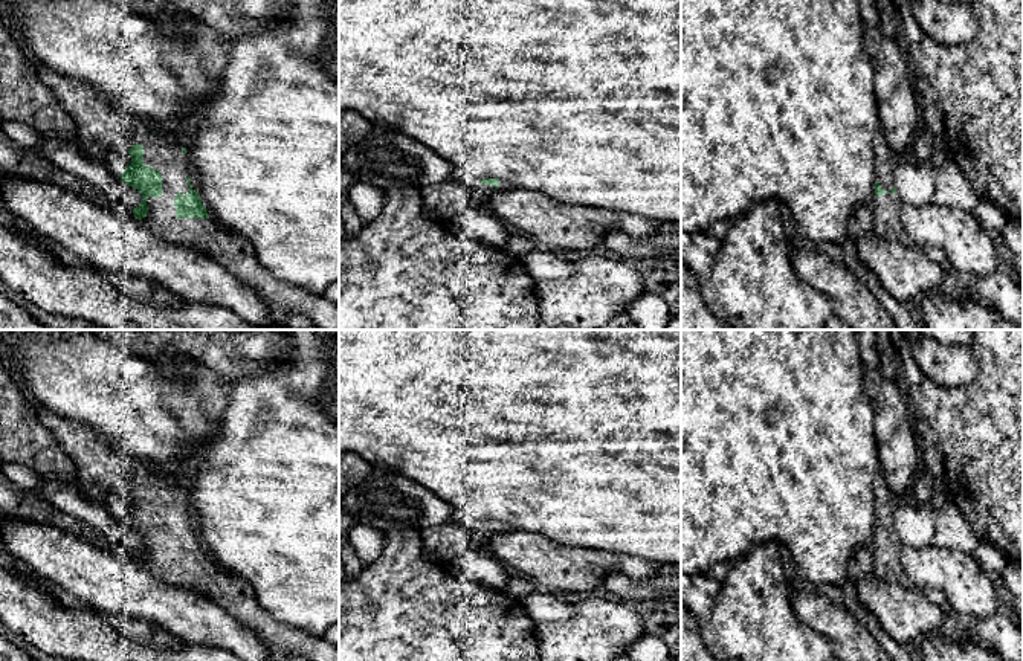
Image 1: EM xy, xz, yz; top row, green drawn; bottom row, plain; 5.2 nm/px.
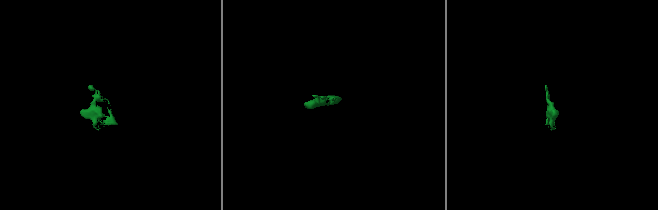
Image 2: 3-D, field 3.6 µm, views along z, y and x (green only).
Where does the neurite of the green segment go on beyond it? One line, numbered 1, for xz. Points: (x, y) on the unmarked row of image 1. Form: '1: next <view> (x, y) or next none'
1: next xz (445, 544)

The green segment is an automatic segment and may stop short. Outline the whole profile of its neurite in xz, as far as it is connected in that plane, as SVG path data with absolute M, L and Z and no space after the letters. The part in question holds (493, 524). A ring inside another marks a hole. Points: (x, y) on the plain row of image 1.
M482 521L478 525L460 525L447 522L438 528L420 533L423 551L438 563L452 563L466 550L486 548L496 533L515 528L499 521Z

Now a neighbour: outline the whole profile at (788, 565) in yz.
M779 543L779 550L780 550L780 557L783 560L783 572L786 576L788 582L791 583L797 577L791 553L789 553L788 547L783 543Z

